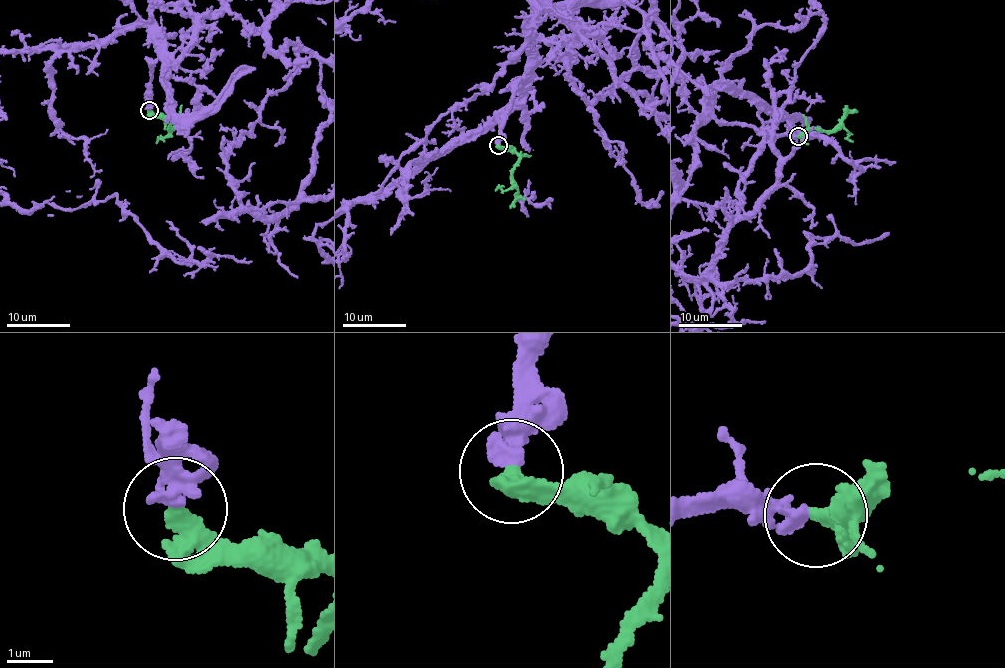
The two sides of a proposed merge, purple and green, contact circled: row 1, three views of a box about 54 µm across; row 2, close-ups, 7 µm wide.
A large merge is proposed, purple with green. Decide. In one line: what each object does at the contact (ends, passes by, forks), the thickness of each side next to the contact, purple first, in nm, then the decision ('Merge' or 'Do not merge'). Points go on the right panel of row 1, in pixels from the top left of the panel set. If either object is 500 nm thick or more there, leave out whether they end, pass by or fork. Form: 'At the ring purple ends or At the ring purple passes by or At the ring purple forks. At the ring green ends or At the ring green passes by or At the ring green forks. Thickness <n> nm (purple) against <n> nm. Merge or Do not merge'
At the ring purple ends. At the ring green ends. Thickness 300 nm (purple) against 360 nm. Merge

